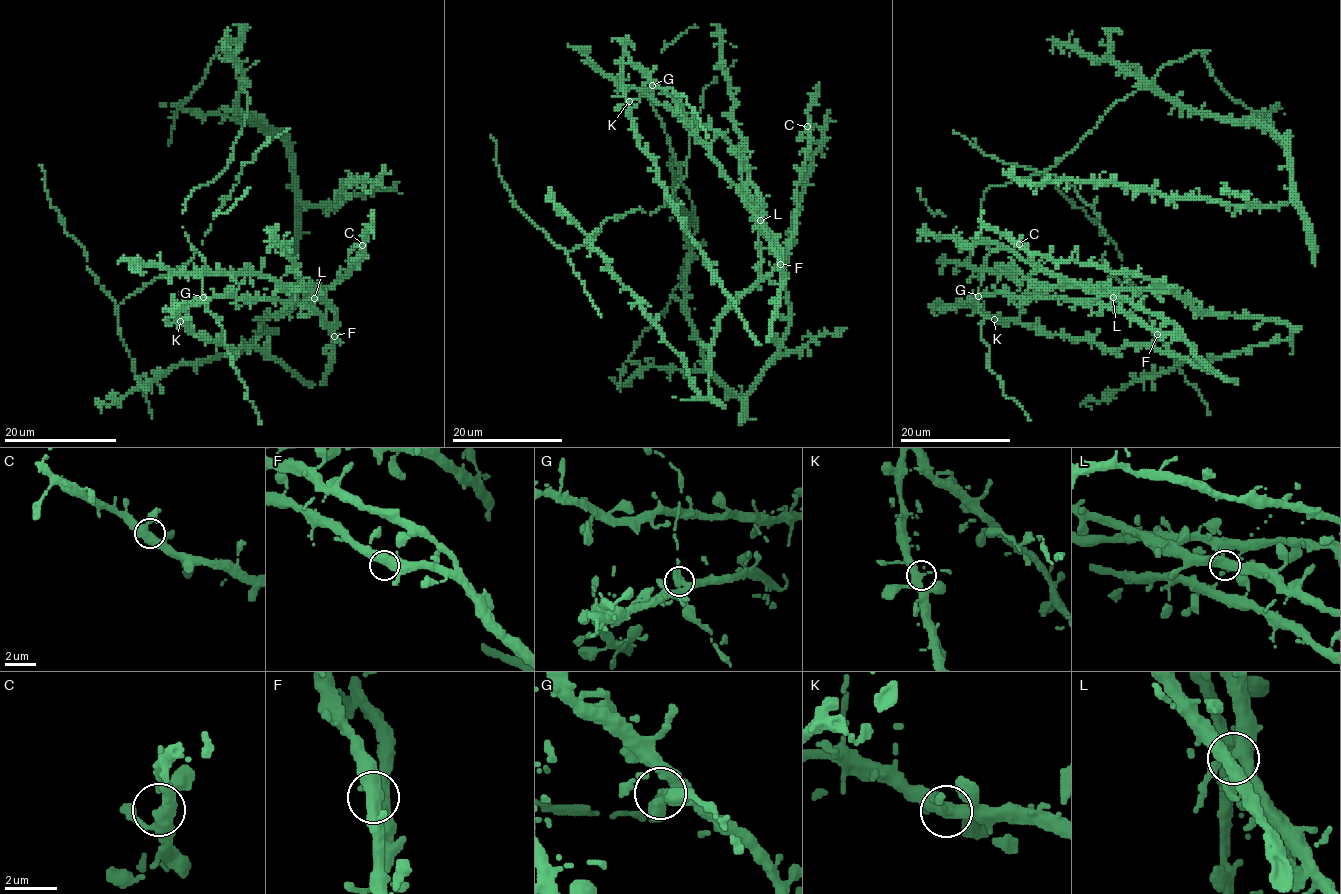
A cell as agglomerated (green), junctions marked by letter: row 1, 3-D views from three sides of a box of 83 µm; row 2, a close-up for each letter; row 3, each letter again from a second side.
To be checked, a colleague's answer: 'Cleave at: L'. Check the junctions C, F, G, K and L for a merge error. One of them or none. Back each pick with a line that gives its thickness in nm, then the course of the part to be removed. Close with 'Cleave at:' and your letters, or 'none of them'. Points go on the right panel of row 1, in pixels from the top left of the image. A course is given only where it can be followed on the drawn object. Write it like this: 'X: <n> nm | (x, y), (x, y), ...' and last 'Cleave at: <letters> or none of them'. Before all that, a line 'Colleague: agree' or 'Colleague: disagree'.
Colleague: disagree
Cleave at: none of them

